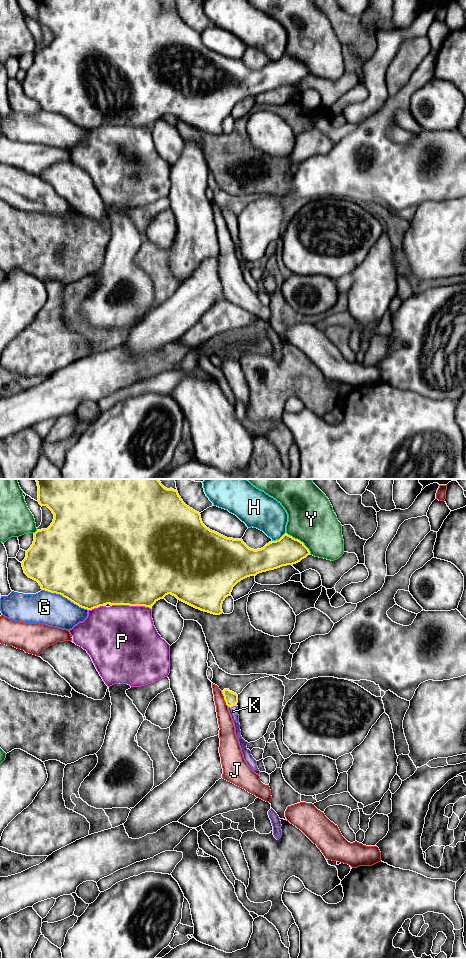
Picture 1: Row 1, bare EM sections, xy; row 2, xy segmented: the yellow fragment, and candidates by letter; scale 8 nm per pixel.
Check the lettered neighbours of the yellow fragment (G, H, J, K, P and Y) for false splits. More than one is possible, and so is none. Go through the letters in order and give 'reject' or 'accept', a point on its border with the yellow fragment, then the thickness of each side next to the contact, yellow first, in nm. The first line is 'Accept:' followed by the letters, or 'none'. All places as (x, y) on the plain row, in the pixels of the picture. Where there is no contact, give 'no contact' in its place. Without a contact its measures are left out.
Accept: K
G: reject; contact xy (65, 117); calibres 500 and 260 nm
H: reject; contact xy (279, 59); calibres 220 and 280 nm
J: reject; contact xy (224, 219); calibres 110 and 130 nm
K: accept; contact xy (232, 226); calibres 110 and 70 nm
P: reject; contact xy (131, 125); calibres 500 and 480 nm
Y: reject; contact xy (299, 60); calibres 220 and 380 nm

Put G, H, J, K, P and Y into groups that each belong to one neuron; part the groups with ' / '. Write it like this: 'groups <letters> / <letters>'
groups G / H / J / K / P / Y

